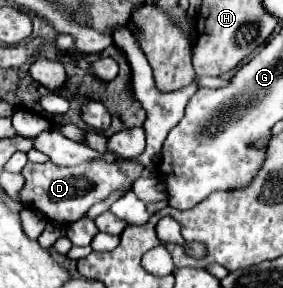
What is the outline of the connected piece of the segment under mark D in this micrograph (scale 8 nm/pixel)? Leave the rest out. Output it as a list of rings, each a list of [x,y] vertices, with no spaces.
[[[90,159],[76,167],[58,167],[54,163],[26,163],[22,169],[26,185],[22,189],[22,199],[26,205],[38,209],[48,219],[68,225],[86,215],[86,211],[100,201],[106,201],[114,191],[128,191],[132,181],[120,171],[118,161],[106,163],[102,159]]]

